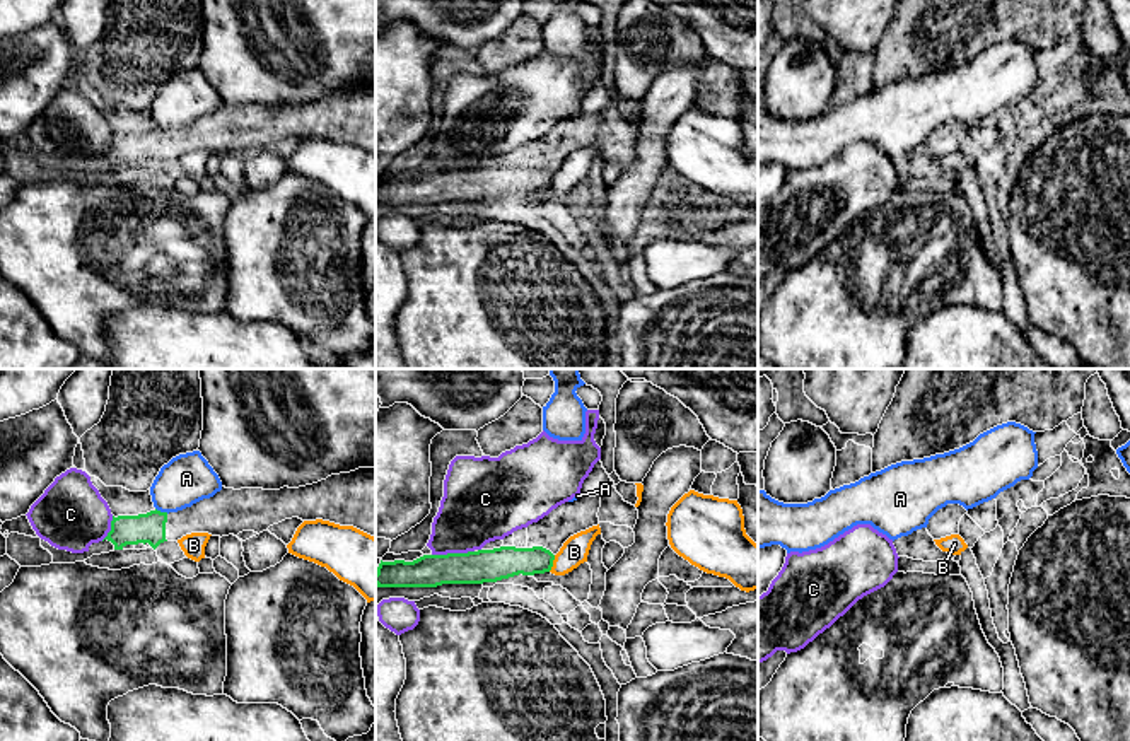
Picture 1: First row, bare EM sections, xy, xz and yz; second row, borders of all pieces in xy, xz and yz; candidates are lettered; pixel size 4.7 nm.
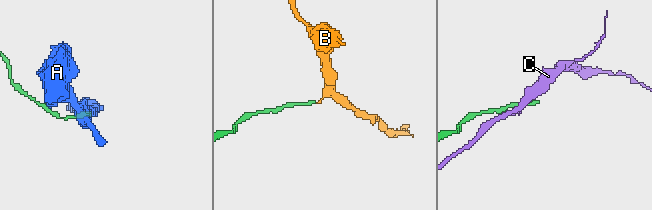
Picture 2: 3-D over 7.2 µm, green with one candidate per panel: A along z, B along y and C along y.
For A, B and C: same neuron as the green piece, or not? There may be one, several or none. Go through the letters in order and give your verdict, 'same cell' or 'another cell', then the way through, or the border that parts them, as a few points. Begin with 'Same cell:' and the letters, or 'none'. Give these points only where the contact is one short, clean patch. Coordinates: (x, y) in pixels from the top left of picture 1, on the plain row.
Same cell: none
A: another cell | along xy (156, 125), (168, 130)
B: another cell | along xz (555, 173), (553, 183), (548, 188)
C: another cell

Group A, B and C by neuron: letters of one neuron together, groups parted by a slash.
A / B / C

